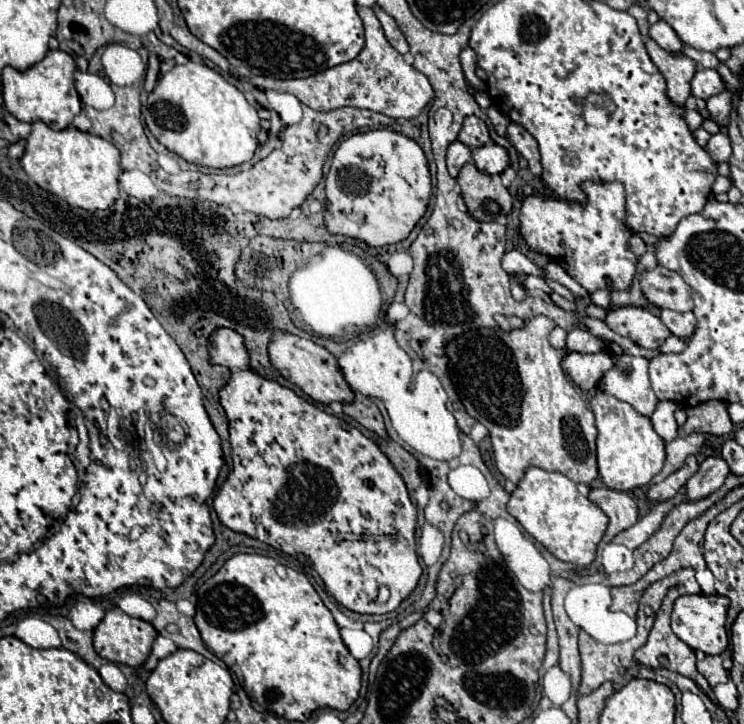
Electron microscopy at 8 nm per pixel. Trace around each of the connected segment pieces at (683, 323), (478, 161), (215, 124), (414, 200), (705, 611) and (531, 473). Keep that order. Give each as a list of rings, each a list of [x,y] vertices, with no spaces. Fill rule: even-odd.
[[[662,310],[660,318],[670,328],[670,332],[680,336],[680,338],[690,338],[694,334],[694,330],[696,330],[696,316],[692,312]]]
[[[494,142],[476,148],[472,152],[472,160],[478,166],[478,170],[484,174],[502,174],[510,164],[508,150]]]
[[[202,62],[174,66],[158,80],[148,94],[144,122],[160,144],[198,166],[232,168],[250,162],[258,146],[260,116],[256,108],[222,74]]]
[[[394,130],[358,132],[346,138],[334,152],[326,176],[326,226],[332,234],[344,234],[368,246],[388,246],[406,240],[416,222],[426,214],[432,194],[428,160],[422,148]]]
[[[684,594],[674,602],[672,610],[672,630],[674,634],[684,640],[692,650],[702,650],[704,654],[722,654],[728,646],[728,634],[726,634],[726,612],[728,612],[728,598],[714,594]]]
[[[540,468],[526,470],[526,476],[510,496],[508,512],[558,560],[576,566],[588,566],[596,558],[596,548],[608,528],[608,516],[582,496],[574,482],[560,472],[546,472]]]

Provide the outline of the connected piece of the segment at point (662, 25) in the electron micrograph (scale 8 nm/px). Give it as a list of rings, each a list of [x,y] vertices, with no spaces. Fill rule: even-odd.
[[[664,20],[650,26],[650,38],[656,40],[668,52],[680,52],[682,46],[684,46],[682,40],[678,38],[678,34],[674,32],[674,28]]]

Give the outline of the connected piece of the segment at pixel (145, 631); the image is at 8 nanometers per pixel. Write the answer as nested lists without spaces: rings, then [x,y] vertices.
[[[112,608],[106,612],[100,626],[96,626],[96,630],[94,630],[94,648],[102,658],[106,658],[110,662],[126,664],[126,666],[142,666],[146,662],[146,658],[150,656],[156,636],[158,636],[158,632],[150,622],[132,618],[126,612],[122,612],[120,608]]]

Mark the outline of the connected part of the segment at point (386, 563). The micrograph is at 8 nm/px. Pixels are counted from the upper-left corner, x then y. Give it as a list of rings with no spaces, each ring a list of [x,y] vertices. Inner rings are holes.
[[[216,328],[210,335],[209,339],[209,354],[210,364],[220,364],[220,366],[226,366],[230,370],[230,378],[226,382],[226,386],[220,388],[220,404],[228,416],[228,422],[230,422],[230,446],[232,446],[232,470],[226,478],[226,482],[222,484],[222,488],[218,490],[216,498],[214,498],[214,510],[220,518],[220,522],[234,530],[234,532],[240,532],[240,534],[246,534],[250,538],[256,538],[276,550],[282,550],[290,556],[296,556],[296,554],[304,554],[314,570],[320,574],[320,578],[324,580],[326,584],[326,590],[348,610],[352,612],[358,612],[358,614],[386,614],[386,612],[392,612],[400,606],[400,602],[404,598],[408,598],[408,594],[418,586],[418,580],[422,576],[422,568],[418,564],[418,556],[416,556],[416,538],[414,538],[414,530],[416,530],[416,506],[412,504],[410,496],[408,496],[408,488],[402,480],[402,476],[396,472],[396,468],[390,464],[388,456],[376,446],[376,442],[372,442],[370,438],[366,438],[358,428],[350,426],[348,428],[344,426],[344,422],[338,418],[338,416],[330,416],[322,410],[318,410],[314,404],[310,404],[308,400],[300,398],[294,390],[278,384],[276,380],[266,380],[264,376],[260,376],[256,370],[252,370],[250,366],[250,354],[246,350],[246,344],[244,344],[244,338],[242,334],[238,334],[236,330],[232,328]],[[380,586],[386,586],[390,590],[390,598],[386,604],[376,604],[374,598],[378,594],[378,588]]]

